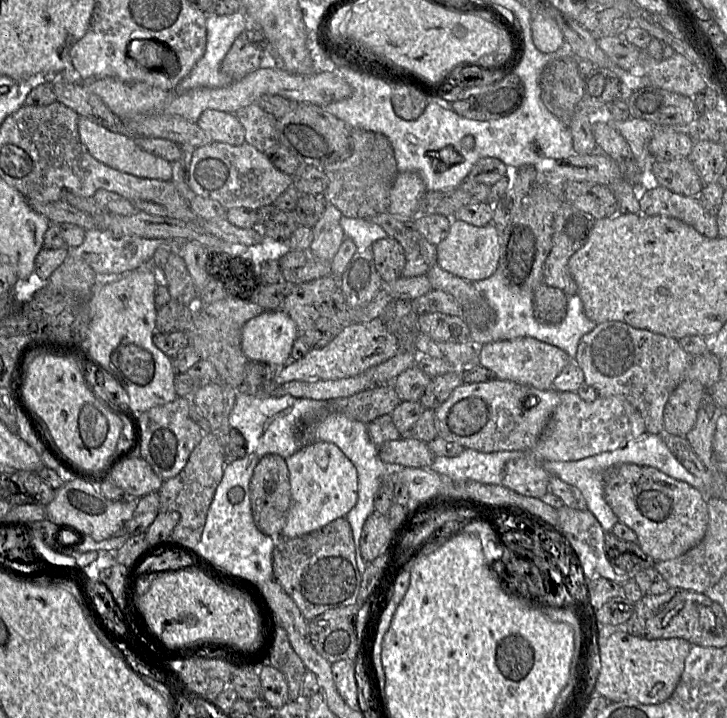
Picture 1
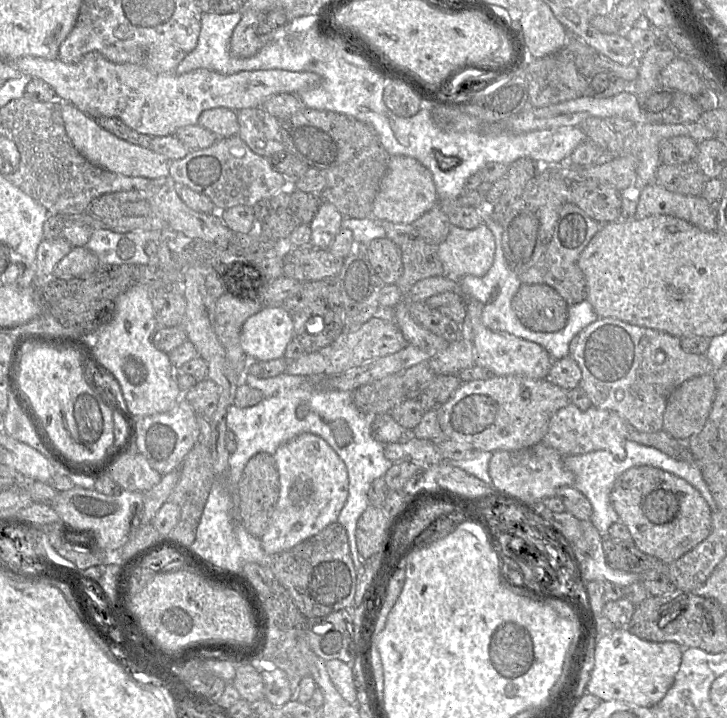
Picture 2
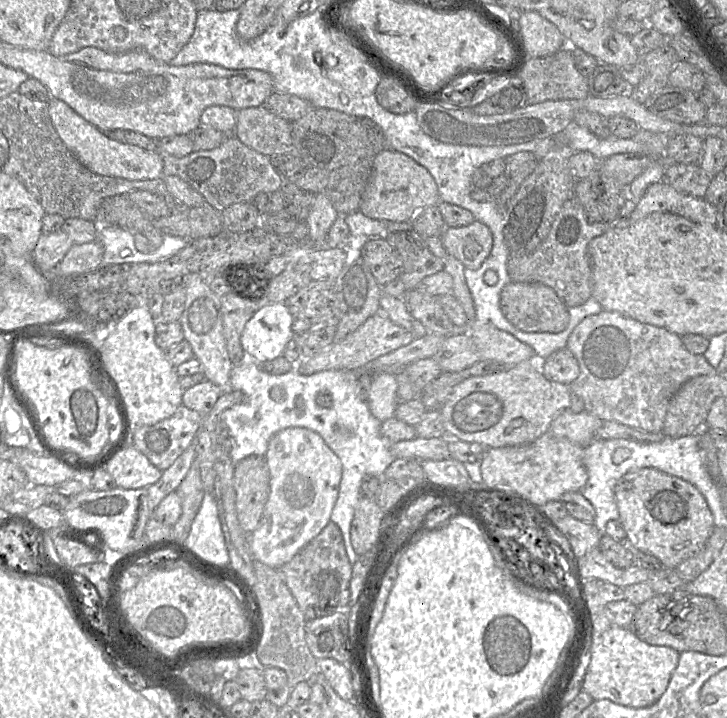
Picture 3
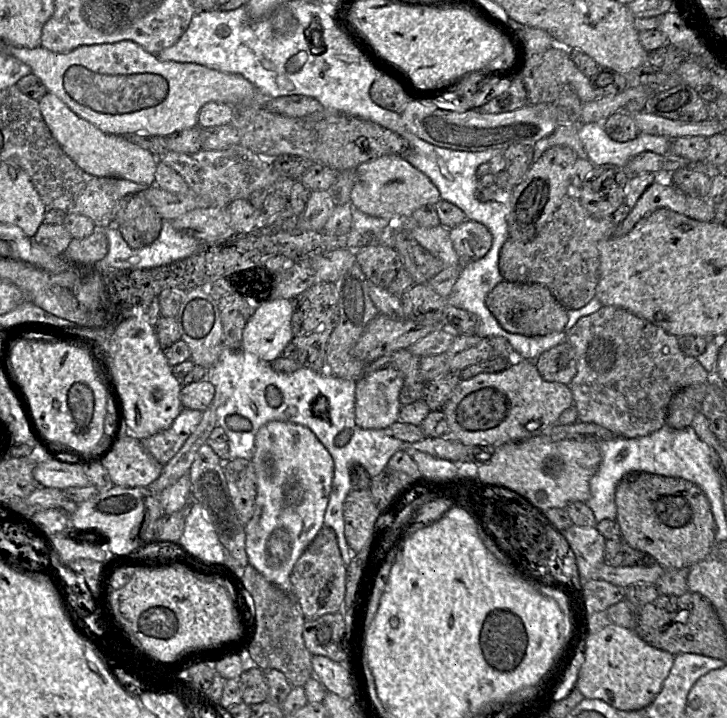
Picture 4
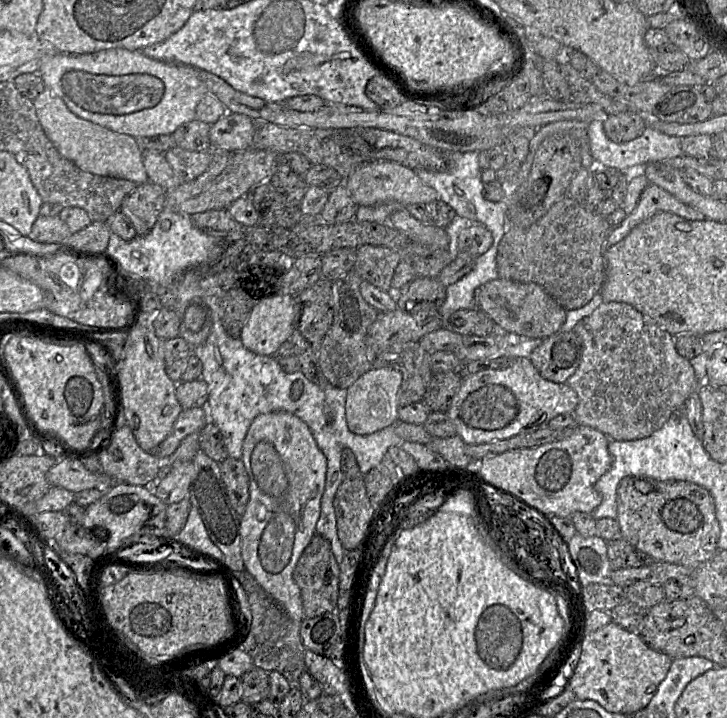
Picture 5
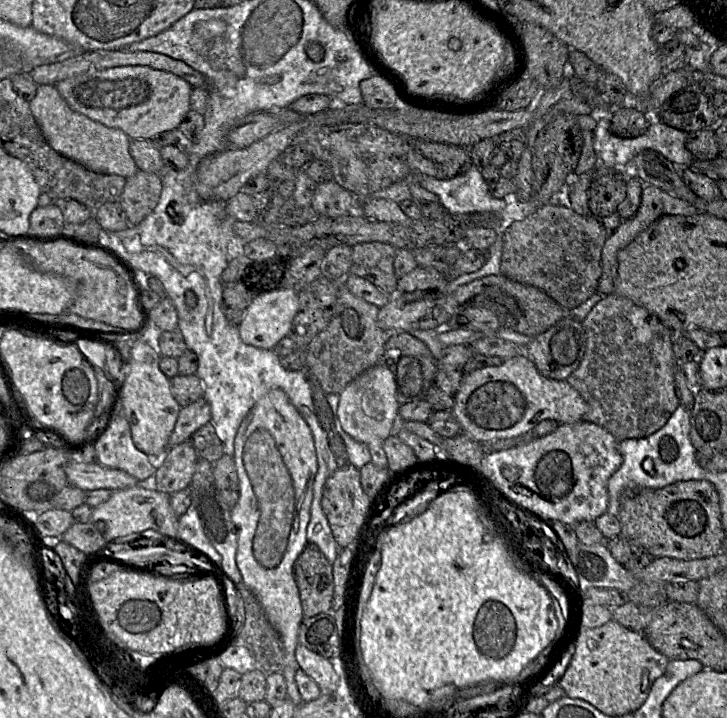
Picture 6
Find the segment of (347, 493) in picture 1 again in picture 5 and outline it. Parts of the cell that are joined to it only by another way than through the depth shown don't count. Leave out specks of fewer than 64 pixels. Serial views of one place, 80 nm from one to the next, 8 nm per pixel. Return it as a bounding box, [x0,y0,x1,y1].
[240,411,327,622]

